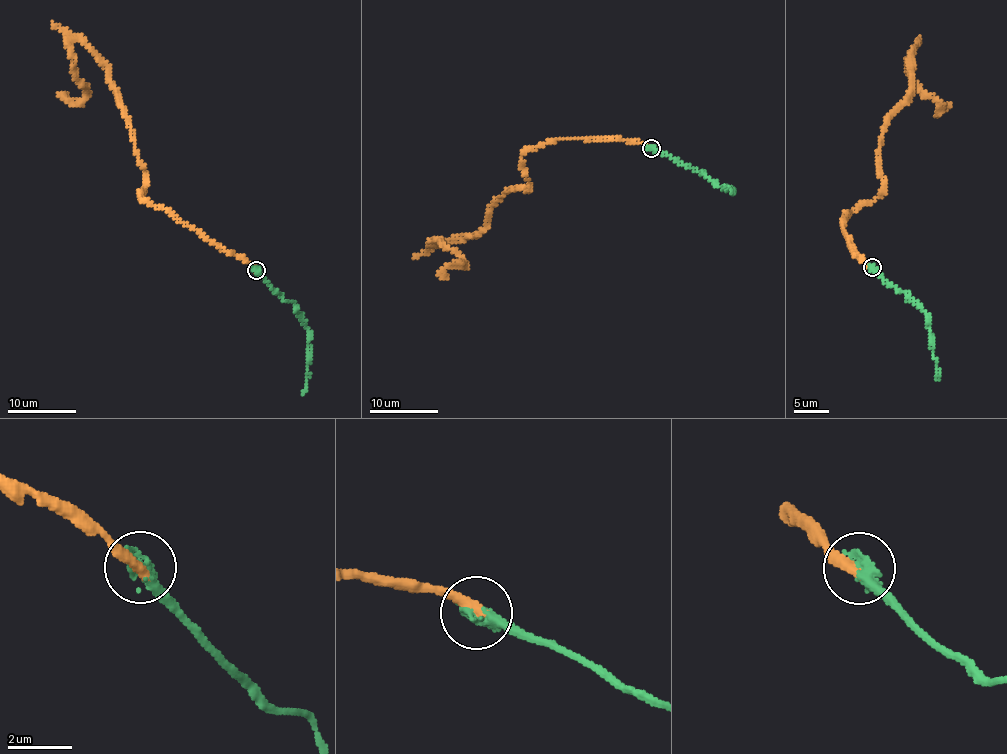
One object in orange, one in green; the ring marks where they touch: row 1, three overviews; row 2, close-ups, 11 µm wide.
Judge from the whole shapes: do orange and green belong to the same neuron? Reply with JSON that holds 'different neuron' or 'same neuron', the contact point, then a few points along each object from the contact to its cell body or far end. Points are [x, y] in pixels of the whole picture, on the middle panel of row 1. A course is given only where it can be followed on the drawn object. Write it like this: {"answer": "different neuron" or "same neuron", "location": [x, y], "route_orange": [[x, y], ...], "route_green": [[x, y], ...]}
{"answer": "same neuron", "location": [651, 148], "route_orange": [[651, 148], [591, 138], [529, 149], [528, 188], [503, 196], [473, 236], [435, 244], [462, 261], [441, 280]], "route_green": [[651, 148], [730, 190]]}

